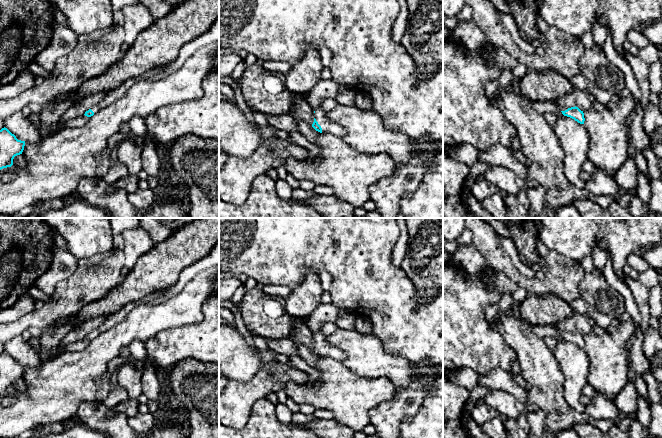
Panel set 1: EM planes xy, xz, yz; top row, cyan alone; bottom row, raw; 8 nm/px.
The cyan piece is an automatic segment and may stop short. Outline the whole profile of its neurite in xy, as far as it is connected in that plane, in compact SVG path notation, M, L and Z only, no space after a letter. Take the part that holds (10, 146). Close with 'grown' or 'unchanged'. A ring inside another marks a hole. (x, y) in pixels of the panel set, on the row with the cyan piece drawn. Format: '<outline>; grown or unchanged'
M7 128L0 130L0 170L11 167L15 156L22 154L25 141L18 140Z; unchanged

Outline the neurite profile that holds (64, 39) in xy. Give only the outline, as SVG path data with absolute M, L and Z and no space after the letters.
M54 22L51 41L36 56L36 62L46 73L51 73L55 69L56 61L76 46L77 39L78 35L68 25Z

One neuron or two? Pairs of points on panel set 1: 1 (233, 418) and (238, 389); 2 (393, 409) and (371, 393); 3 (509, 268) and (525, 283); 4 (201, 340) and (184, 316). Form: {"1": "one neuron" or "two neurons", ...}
{"1": "one neuron", "2": "two neurons", "3": "one neuron", "4": "two neurons"}

